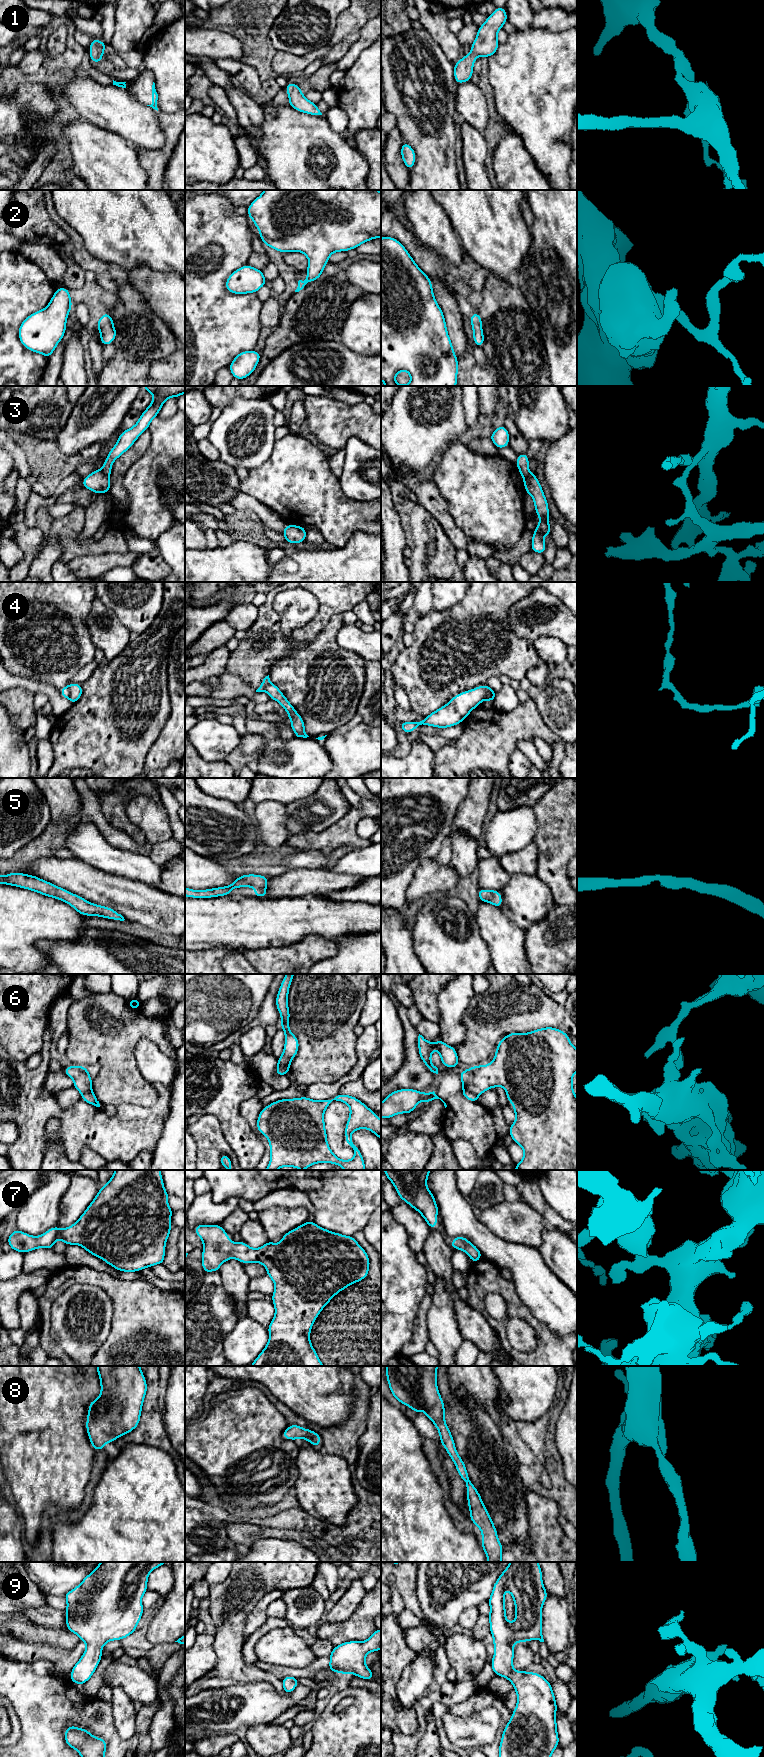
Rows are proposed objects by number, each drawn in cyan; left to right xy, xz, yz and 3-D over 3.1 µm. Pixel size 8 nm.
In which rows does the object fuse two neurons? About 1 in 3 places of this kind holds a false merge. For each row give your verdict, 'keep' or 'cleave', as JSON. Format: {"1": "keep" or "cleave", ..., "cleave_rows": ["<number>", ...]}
{"1": "keep", "2": "keep", "3": "cleave", "4": "cleave", "5": "keep", "6": "cleave", "7": "keep", "8": "keep", "9": "keep", "cleave_rows": ["3", "4", "6"]}

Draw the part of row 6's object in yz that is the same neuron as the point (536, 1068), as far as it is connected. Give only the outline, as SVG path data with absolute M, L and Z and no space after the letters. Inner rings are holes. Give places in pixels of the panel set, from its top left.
M545 1027L506 1035L498 1042L490 1064L470 1067L459 1076L463 1088L477 1096L490 1088L502 1086L505 1089L516 1115L508 1134L524 1150L524 1157L515 1165L515 1170L577 1170L577 1098L572 1083L576 1071L577 1049L571 1044L569 1035L557 1028Z

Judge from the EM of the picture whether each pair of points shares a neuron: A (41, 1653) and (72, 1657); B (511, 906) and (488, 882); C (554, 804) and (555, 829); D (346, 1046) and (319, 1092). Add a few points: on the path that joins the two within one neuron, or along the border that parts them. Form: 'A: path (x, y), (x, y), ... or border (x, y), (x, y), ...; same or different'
A: path (49, 1653), (58, 1657), (64, 1657); same
B: path (511, 898), (496, 882); same
C: path (555, 810), (555, 823); same
D: border (347, 1073), (332, 1082), (312, 1083), (309, 1086); different

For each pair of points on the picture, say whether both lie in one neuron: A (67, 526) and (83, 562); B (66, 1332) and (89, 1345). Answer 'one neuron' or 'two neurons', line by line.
A: two neurons
B: one neuron

